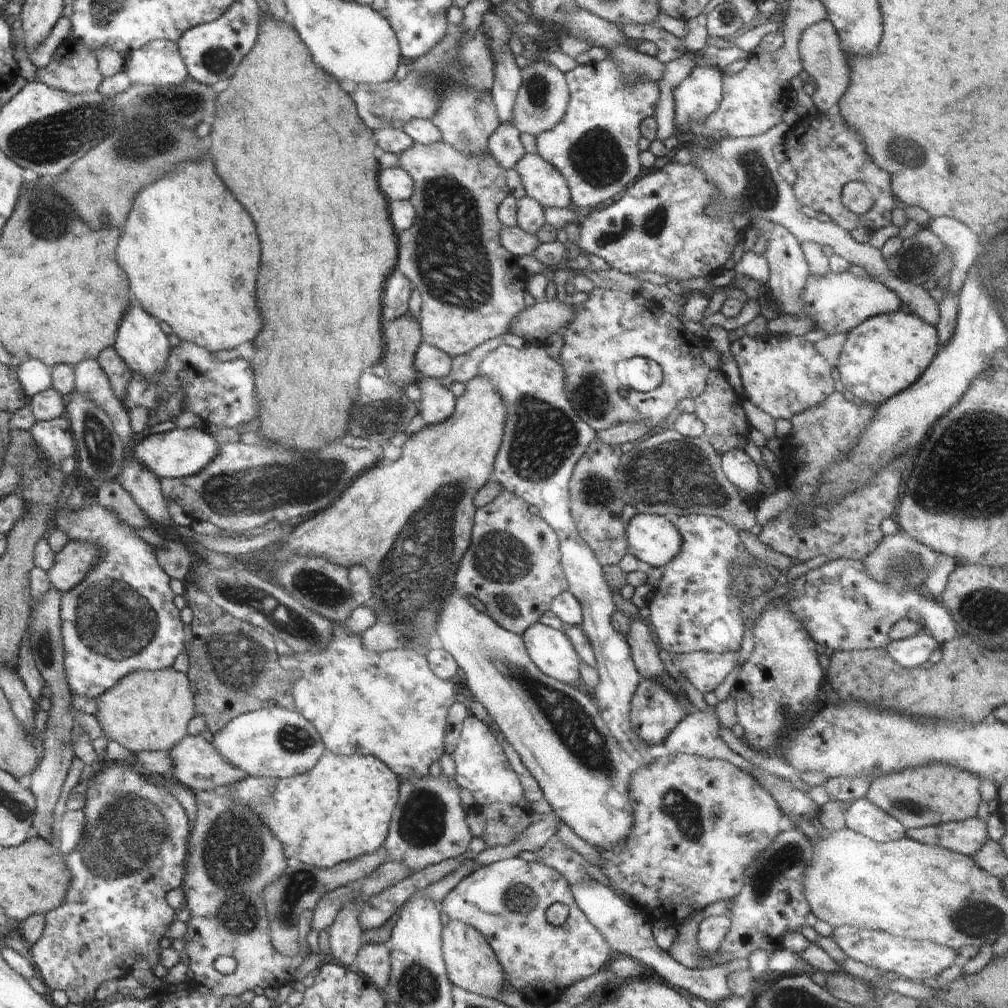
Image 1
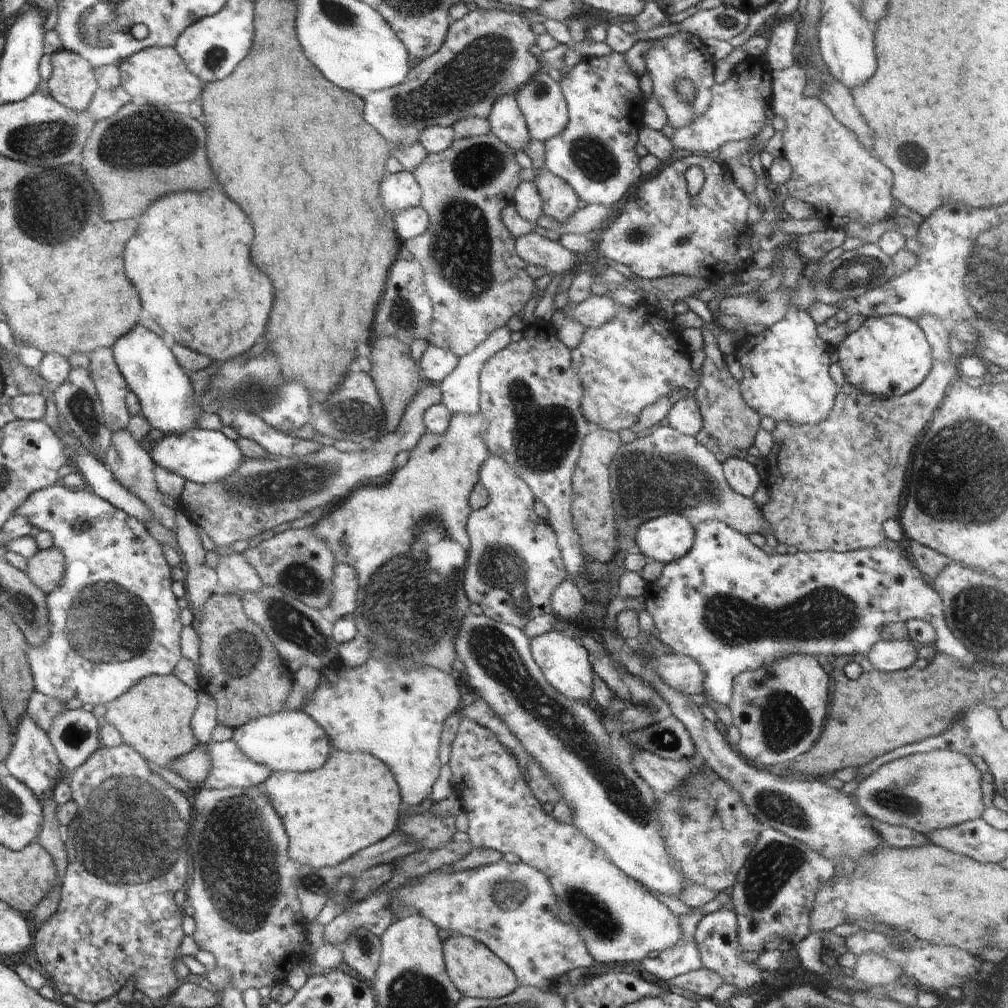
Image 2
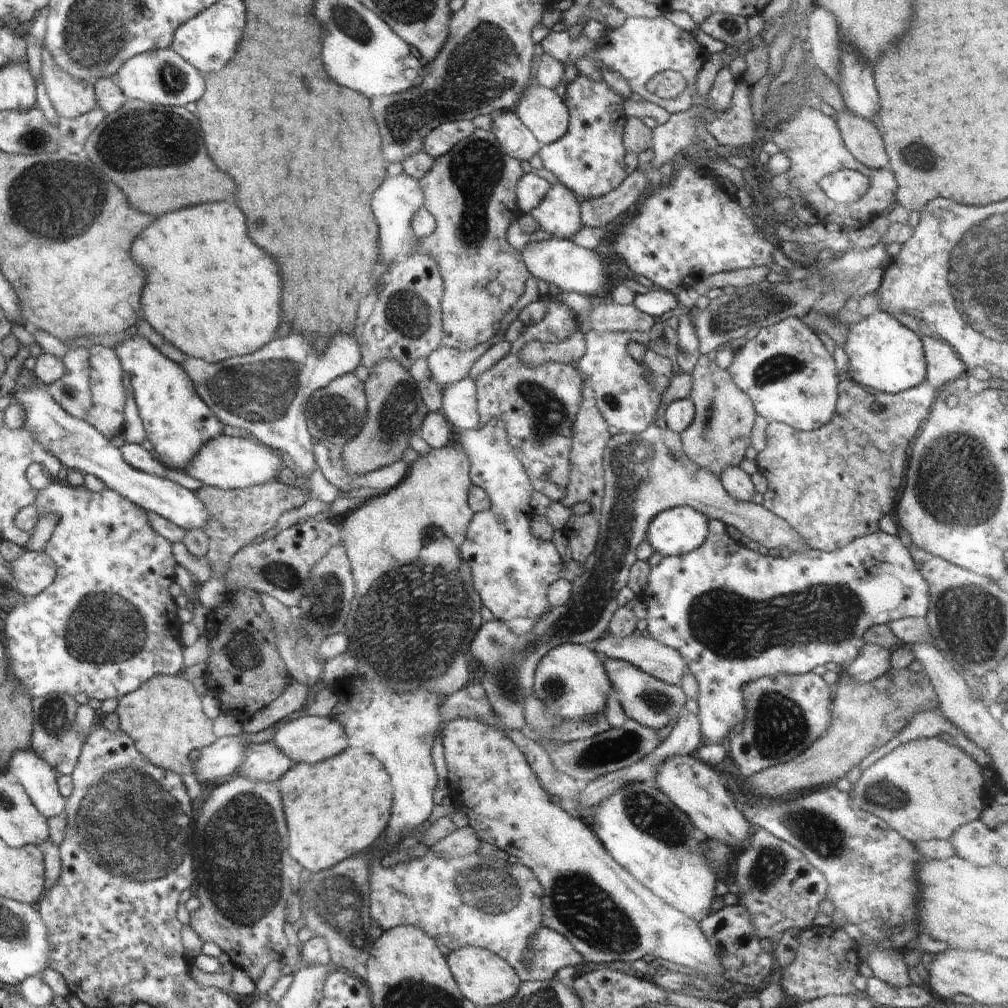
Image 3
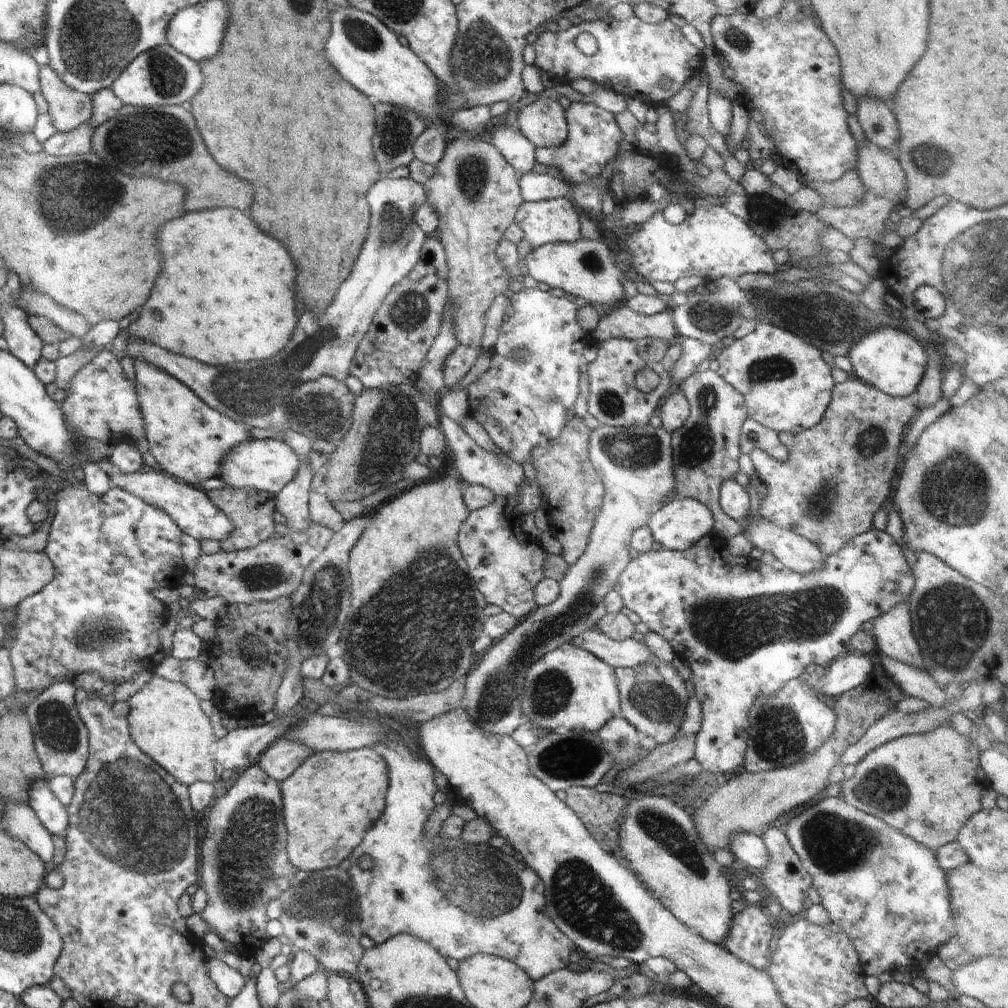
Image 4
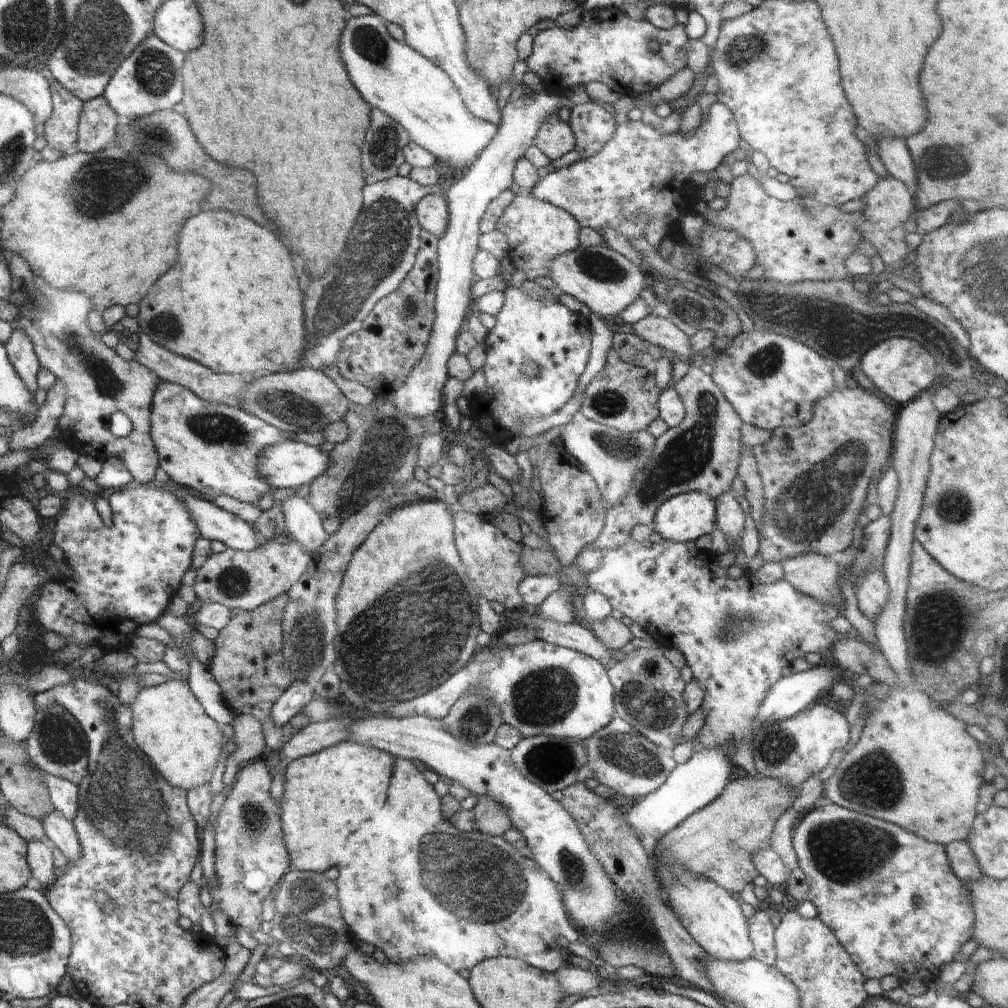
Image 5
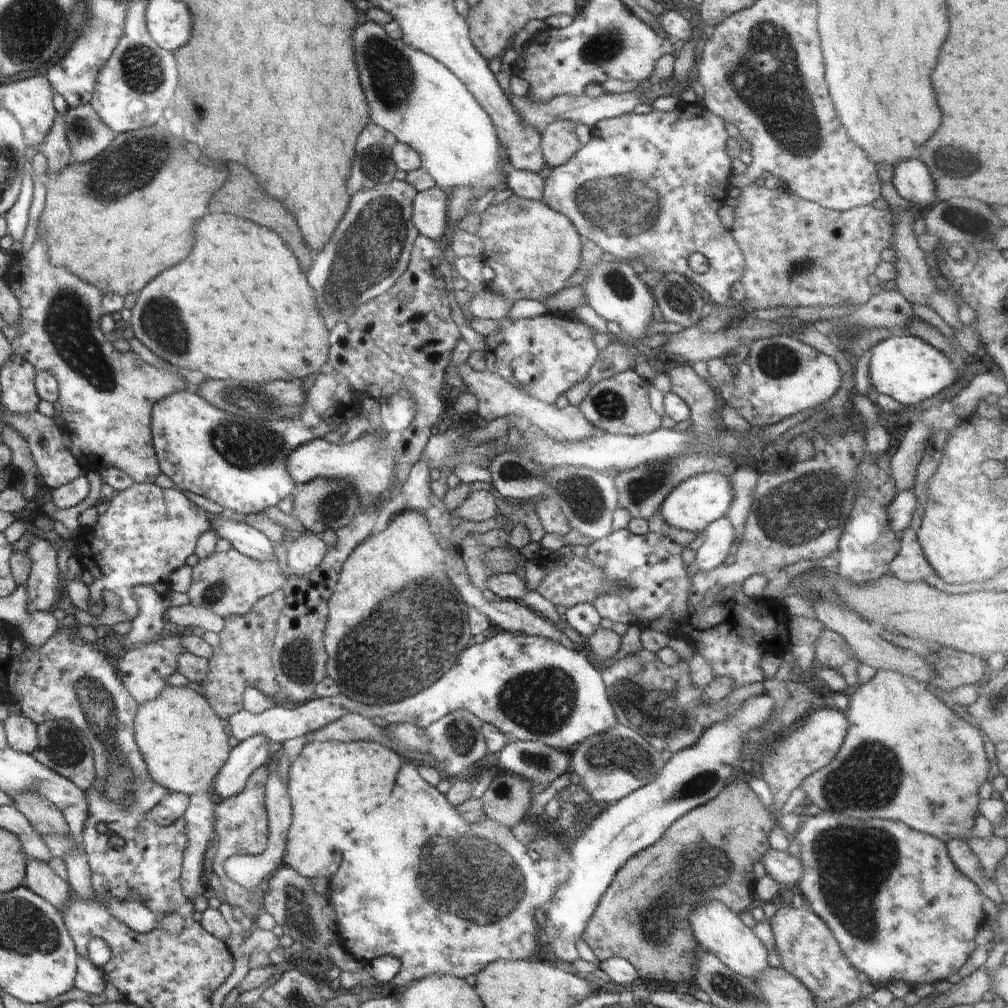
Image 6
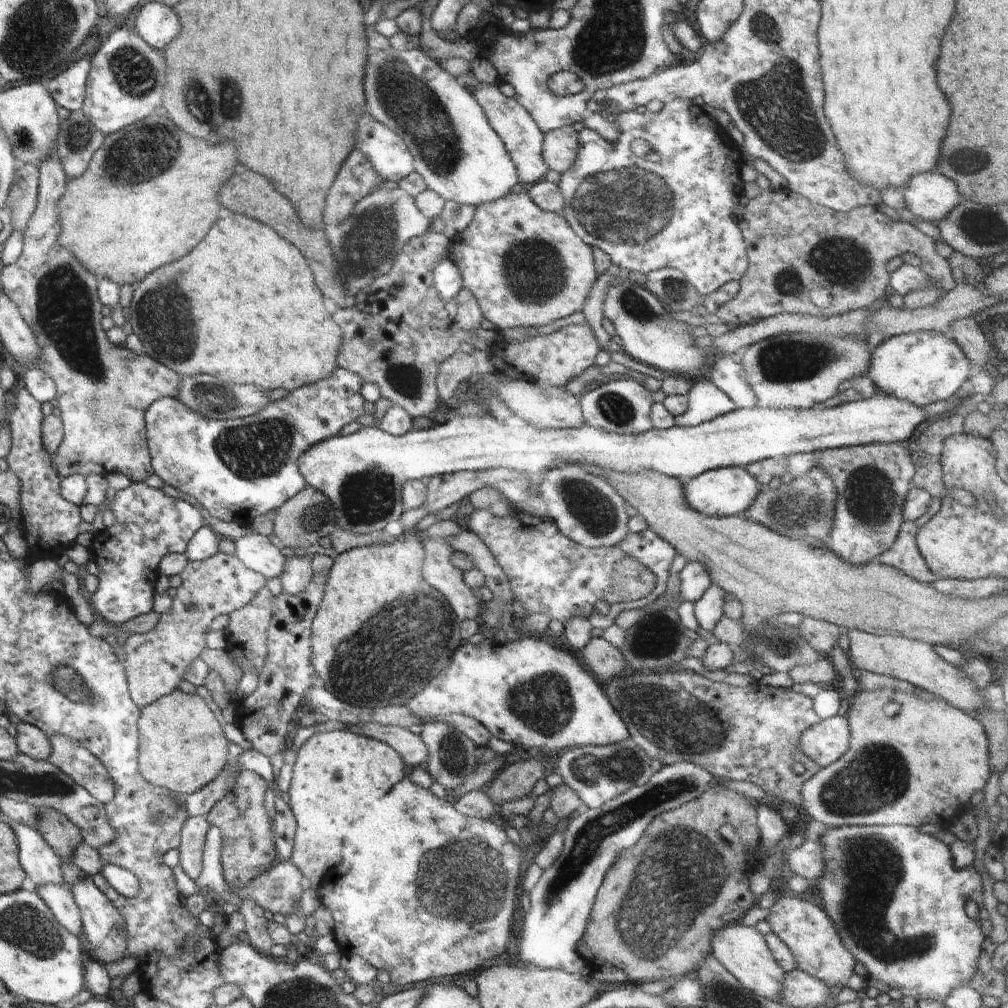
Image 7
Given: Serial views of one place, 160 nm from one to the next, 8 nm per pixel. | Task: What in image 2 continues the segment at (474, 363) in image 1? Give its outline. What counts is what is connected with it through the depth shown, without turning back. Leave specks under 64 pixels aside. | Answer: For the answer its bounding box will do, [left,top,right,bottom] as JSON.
[179,383,441,570]

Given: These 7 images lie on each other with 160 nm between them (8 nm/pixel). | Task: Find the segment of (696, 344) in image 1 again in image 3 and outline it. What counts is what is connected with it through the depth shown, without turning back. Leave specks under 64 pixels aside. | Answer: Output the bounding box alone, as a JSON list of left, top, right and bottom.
[576,329,676,433]

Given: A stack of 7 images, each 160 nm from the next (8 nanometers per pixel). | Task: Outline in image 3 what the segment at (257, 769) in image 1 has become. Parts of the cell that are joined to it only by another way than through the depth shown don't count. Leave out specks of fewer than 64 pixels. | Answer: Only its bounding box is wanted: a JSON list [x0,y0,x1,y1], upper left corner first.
[264,711,347,764]

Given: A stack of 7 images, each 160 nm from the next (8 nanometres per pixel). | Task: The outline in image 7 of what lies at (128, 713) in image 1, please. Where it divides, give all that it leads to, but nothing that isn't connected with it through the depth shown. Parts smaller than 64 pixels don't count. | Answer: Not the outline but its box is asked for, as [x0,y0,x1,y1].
[138,689,230,797]

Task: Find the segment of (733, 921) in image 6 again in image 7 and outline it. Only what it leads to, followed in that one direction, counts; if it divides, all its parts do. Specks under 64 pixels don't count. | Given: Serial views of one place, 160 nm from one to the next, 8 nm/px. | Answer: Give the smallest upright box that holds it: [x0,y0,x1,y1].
[711,921,785,1001]

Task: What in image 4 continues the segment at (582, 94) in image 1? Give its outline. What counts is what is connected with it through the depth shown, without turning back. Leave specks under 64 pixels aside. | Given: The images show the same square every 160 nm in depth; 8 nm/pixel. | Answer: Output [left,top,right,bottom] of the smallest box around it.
[535,102,623,185]

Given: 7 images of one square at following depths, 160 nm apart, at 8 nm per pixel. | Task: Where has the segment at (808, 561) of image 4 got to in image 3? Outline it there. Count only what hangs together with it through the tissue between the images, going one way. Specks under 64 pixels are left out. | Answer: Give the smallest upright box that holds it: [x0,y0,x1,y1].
[475,422,808,732]

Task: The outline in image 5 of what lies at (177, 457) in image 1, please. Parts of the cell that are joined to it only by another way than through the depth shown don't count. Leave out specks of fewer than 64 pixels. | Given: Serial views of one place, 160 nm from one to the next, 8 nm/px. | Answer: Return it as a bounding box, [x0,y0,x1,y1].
[257,439,329,491]

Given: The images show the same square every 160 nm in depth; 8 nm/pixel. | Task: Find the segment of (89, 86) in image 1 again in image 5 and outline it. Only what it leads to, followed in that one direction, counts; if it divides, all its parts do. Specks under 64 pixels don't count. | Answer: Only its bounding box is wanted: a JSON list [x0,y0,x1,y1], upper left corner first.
[43,81,83,154]

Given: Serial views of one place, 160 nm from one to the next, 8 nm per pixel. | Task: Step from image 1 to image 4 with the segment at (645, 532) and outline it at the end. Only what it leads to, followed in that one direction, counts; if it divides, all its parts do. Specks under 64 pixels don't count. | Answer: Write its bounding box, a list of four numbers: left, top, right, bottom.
[647,498,714,552]

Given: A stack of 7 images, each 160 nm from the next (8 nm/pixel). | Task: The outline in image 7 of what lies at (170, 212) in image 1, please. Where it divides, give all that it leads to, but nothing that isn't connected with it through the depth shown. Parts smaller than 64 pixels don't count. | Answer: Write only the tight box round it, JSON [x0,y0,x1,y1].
[129,212,344,393]

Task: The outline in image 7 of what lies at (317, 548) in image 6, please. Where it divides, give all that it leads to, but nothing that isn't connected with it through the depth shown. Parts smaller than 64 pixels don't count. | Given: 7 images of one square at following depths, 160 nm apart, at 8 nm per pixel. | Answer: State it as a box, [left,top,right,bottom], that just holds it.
[279,556,314,594]

